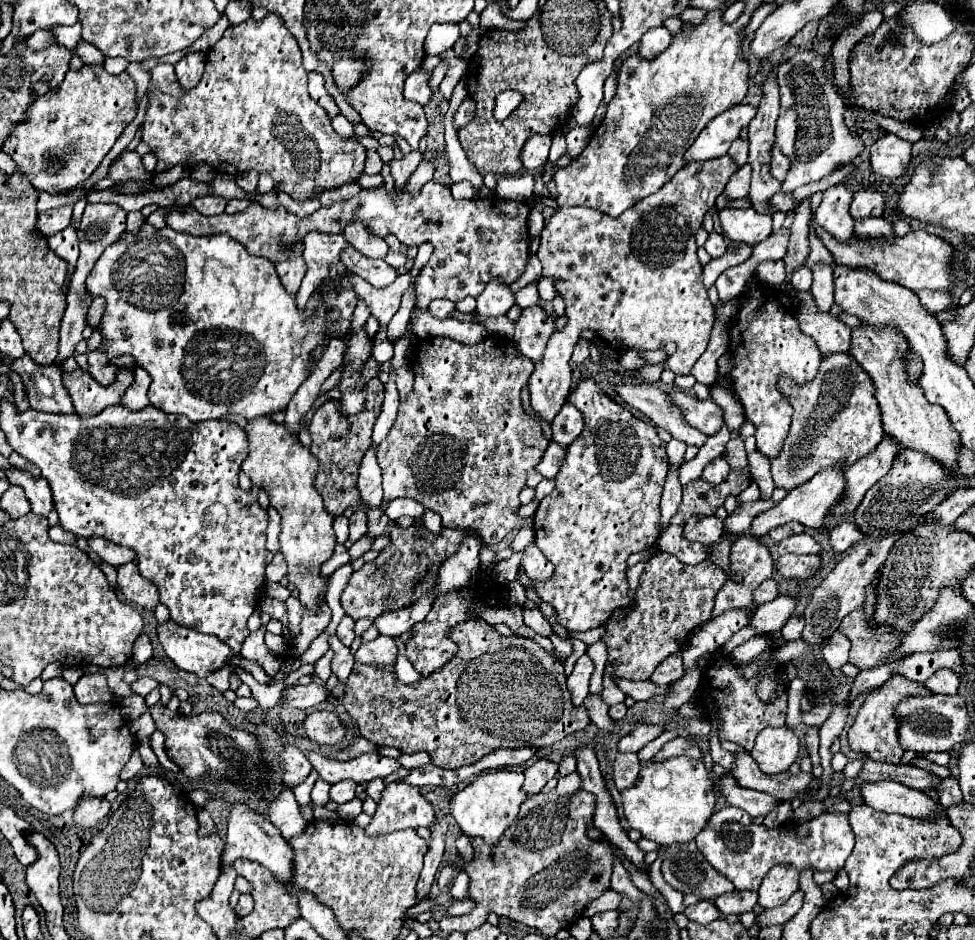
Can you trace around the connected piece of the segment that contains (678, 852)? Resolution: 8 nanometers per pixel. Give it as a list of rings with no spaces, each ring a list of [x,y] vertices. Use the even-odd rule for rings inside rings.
[[[694,841],[666,847],[662,857],[662,877],[682,895],[694,893],[712,901],[724,893],[734,891],[734,885],[726,877],[718,875],[718,871],[714,871]]]

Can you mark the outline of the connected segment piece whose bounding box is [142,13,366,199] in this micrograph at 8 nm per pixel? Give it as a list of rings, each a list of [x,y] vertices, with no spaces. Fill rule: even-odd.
[[[272,13],[262,21],[246,19],[240,25],[230,25],[222,39],[208,49],[204,75],[192,91],[182,91],[172,65],[158,63],[152,69],[150,103],[142,141],[148,143],[158,157],[158,171],[170,165],[194,167],[200,161],[230,175],[234,171],[266,171],[272,175],[276,189],[294,199],[306,199],[316,187],[336,189],[344,183],[352,183],[362,175],[366,161],[364,147],[352,139],[340,137],[332,129],[326,111],[308,95],[308,77],[302,67],[300,47],[294,43],[294,37],[284,27],[282,19]]]

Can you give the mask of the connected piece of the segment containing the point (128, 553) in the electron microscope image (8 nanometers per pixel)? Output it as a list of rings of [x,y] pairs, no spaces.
[[[90,537],[88,539],[92,551],[104,561],[104,563],[110,563],[114,567],[120,567],[124,563],[130,563],[136,559],[136,553],[132,549],[124,549],[112,541],[106,541],[102,537]]]

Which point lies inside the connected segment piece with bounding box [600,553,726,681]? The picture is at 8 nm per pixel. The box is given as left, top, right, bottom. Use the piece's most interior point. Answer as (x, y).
(672, 599)

